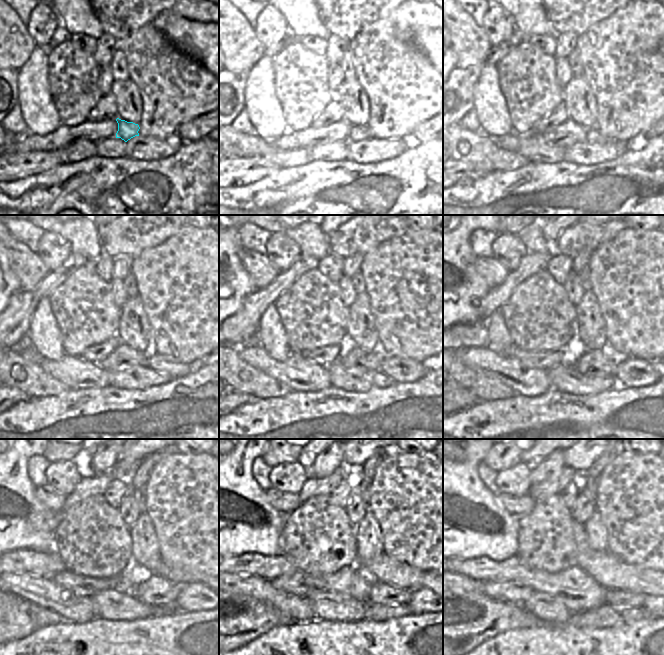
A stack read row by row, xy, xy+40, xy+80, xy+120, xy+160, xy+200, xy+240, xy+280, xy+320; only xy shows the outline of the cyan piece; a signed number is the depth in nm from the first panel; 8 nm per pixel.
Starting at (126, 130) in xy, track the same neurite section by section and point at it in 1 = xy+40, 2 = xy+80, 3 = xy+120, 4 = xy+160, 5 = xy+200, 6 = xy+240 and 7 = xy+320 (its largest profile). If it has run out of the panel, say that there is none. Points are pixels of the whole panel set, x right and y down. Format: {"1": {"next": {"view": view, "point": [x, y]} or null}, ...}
{"1": {"next": {"view": "xy+40", "point": [357, 133]}}, "2": {"next": {"view": "xy+80", "point": [593, 135]}}, "3": {"next": {"view": "xy+120", "point": [158, 363]}}, "4": {"next": {"view": "xy+160", "point": [402, 370]}}, "5": {"next": {"view": "xy+200", "point": [633, 373]}}, "6": {"next": {"view": "xy+240", "point": [196, 597]}}, "7": {"next": {"view": "xy+320", "point": [646, 607]}}}

